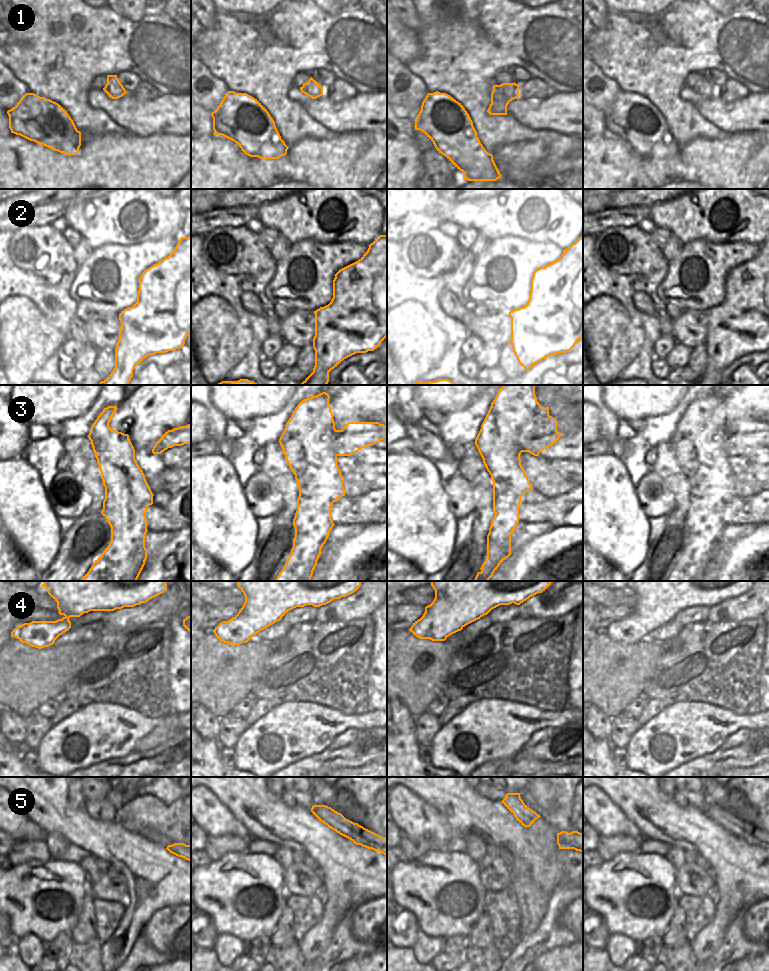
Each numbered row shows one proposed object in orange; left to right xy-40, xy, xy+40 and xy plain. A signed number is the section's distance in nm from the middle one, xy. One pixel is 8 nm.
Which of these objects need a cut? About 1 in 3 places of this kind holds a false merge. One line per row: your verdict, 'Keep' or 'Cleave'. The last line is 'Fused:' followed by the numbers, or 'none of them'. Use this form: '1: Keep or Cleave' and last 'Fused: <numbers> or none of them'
1: Cleave
2: Keep
3: Cleave
4: Keep
5: Keep
Fused: 1, 3.

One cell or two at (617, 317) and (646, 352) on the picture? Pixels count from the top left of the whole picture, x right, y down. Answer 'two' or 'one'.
two

